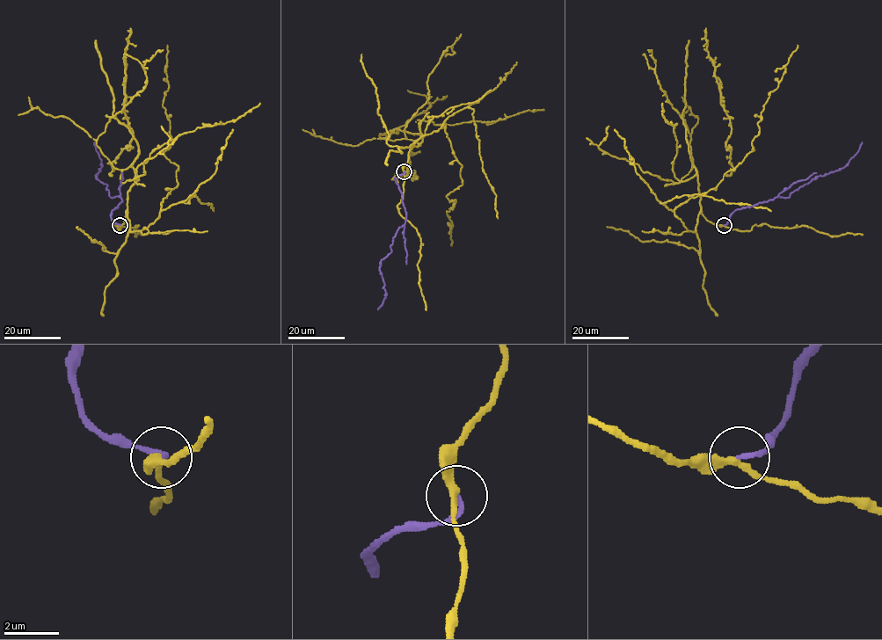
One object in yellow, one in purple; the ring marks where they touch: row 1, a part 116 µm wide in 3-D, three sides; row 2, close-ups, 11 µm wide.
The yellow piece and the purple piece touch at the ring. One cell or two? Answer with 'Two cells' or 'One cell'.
One cell

